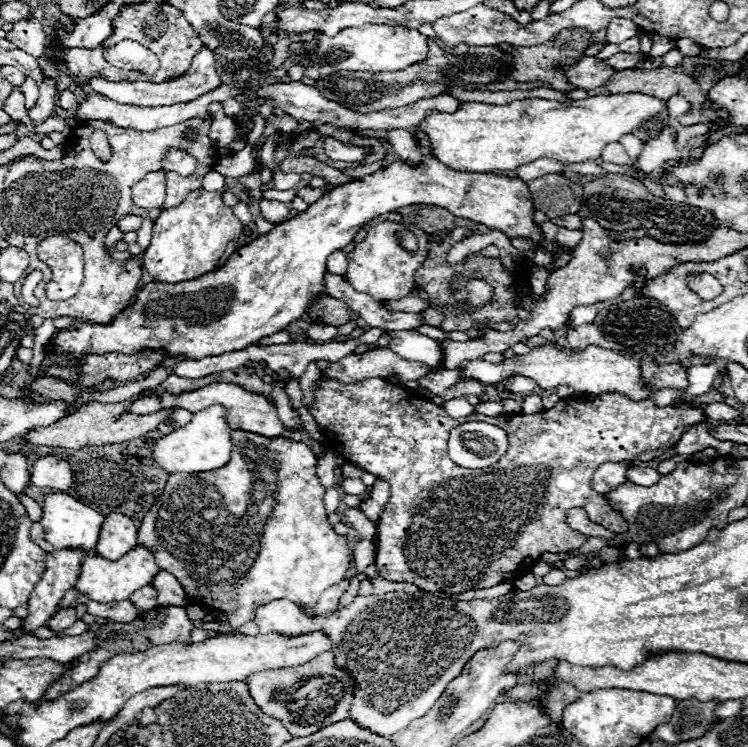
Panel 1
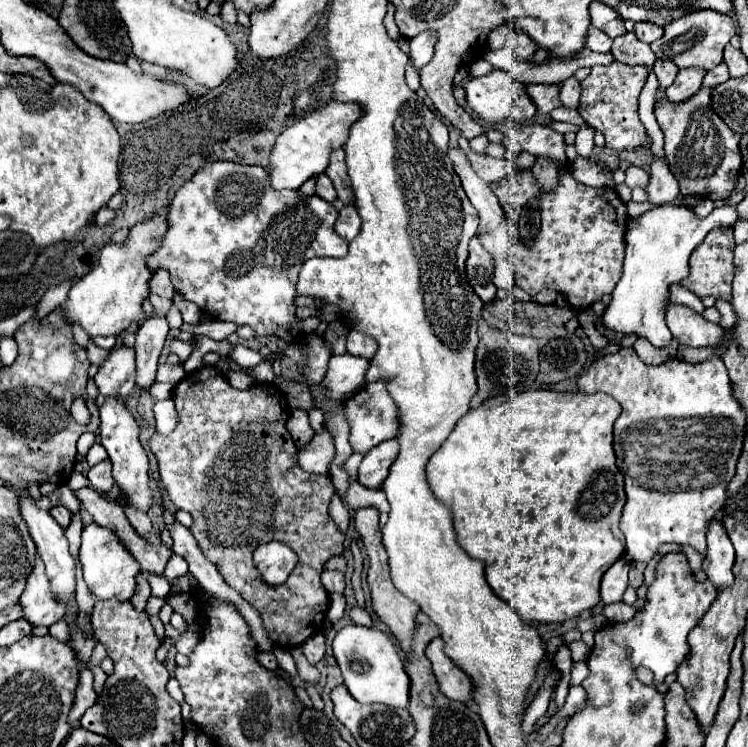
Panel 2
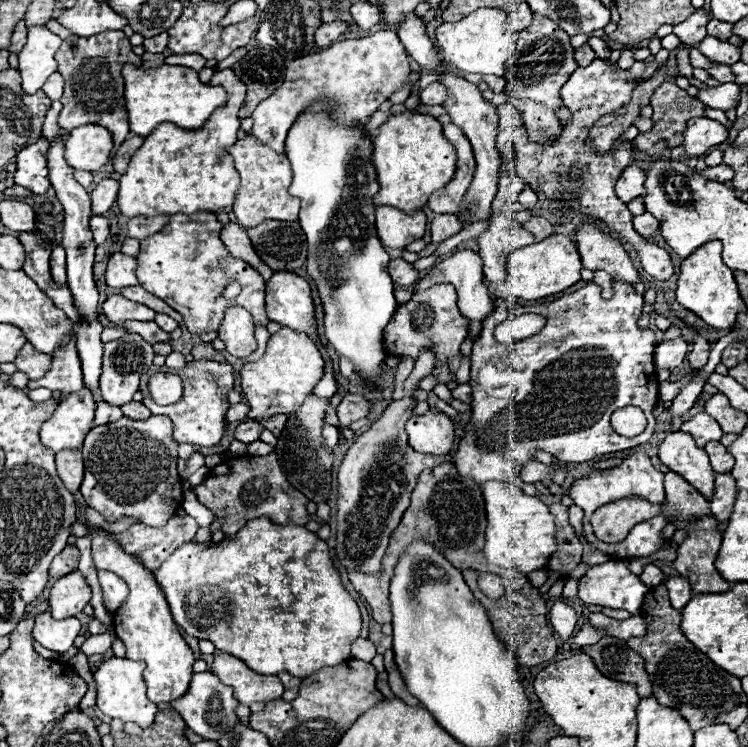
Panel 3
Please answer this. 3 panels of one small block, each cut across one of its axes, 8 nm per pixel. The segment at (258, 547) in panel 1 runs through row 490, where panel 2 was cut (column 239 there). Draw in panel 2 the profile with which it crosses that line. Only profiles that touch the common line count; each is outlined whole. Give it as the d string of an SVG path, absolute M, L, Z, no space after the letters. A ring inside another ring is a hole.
M218 160L218 162L212 162L212 164L204 164L204 168L200 168L200 172L196 172L196 176L192 176L192 180L188 180L188 184L184 184L182 188L178 188L176 192L176 198L174 202L170 204L170 214L168 214L168 232L162 240L162 246L148 258L148 266L152 270L160 270L160 268L166 268L172 276L172 284L174 288L190 302L194 302L204 314L208 314L210 318L214 320L222 320L222 322L234 322L234 324L248 324L258 336L272 336L274 328L276 326L289 326L290 334L297 336L298 334L310 334L311 331L315 331L319 325L317 318L311 317L305 319L305 322L297 318L296 306L294 306L294 300L296 300L296 276L302 268L302 264L308 260L308 258L314 258L314 256L344 256L348 252L348 242L344 238L340 238L334 230L334 224L336 224L336 218L338 218L338 210L328 204L326 200L322 200L320 196L308 196L304 198L300 194L300 190L292 192L292 190L280 190L276 192L274 188L270 188L268 184L268 170L262 168L262 166L244 166L244 164L236 164L236 162L224 162L224 160Z

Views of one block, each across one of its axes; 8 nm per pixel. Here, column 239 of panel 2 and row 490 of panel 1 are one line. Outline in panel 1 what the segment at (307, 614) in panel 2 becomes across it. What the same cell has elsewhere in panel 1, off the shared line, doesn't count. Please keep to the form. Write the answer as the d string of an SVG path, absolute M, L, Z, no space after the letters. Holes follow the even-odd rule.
M368 378L368 382L357 382L354 384L342 384L334 379L320 379L315 382L313 386L314 392L314 404L308 408L308 412L314 416L314 420L318 422L322 434L326 436L328 444L332 446L334 452L338 452L338 456L354 466L358 466L360 470L364 472L370 472L374 474L376 478L384 478L388 484L390 484L390 501L386 504L384 512L382 512L382 518L380 518L380 524L376 526L378 530L378 548L376 548L376 568L378 572L388 578L388 580L394 580L394 582L410 582L414 586L418 586L420 590L424 592L448 592L448 594L458 594L458 592L466 592L466 590L478 590L478 588L490 588L490 586L496 586L504 580L510 580L510 578L518 578L522 576L524 570L528 570L542 552L566 552L566 550L574 550L574 548L580 548L584 542L586 542L586 536L578 534L576 530L572 530L568 524L566 524L566 510L568 508L574 508L576 504L580 508L586 510L588 518L592 522L598 522L602 524L606 530L610 532L616 532L616 534L622 534L628 530L628 522L610 508L610 504L604 500L602 494L596 494L592 488L590 488L590 480L592 480L592 472L596 472L596 466L604 464L604 462L622 462L622 460L634 460L634 458L646 458L646 460L652 460L656 456L636 456L636 454L644 454L644 452L664 452L666 448L674 448L676 442L680 440L680 436L686 432L686 428L690 426L696 426L696 424L702 424L704 420L708 420L708 416L700 410L700 408L694 408L694 406L688 406L688 402L680 400L680 402L674 402L670 406L656 406L654 400L652 400L652 394L646 398L646 400L640 400L640 402L634 402L634 400L628 400L624 394L618 394L618 392L612 392L612 394L602 394L602 396L588 396L588 394L582 394L582 396L570 396L566 400L560 400L554 408L548 408L548 410L542 410L542 412L536 412L536 414L530 414L530 416L524 416L524 414L502 414L502 416L484 416L482 420L484 422L490 422L490 424L496 424L500 428L506 430L508 434L508 452L490 468L484 468L484 470L466 470L466 468L460 468L458 464L454 464L448 456L444 456L446 452L446 434L462 424L464 420L472 420L470 416L466 418L450 418L440 406L432 404L430 400L426 400L420 390L410 390L408 388L402 388L402 386L396 386L396 384L390 384L386 382L384 378ZM412 534L412 548L406 548L406 542Z

